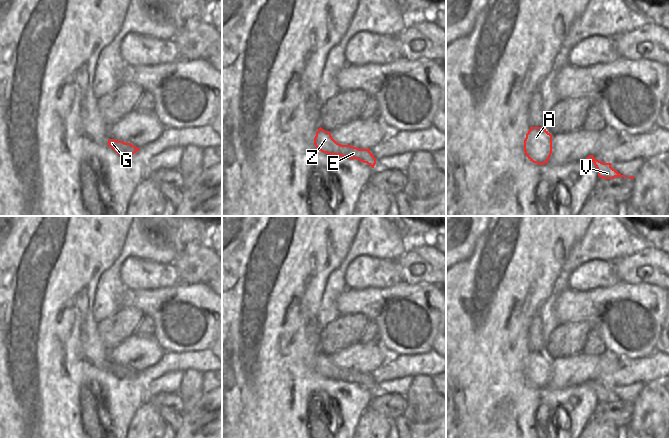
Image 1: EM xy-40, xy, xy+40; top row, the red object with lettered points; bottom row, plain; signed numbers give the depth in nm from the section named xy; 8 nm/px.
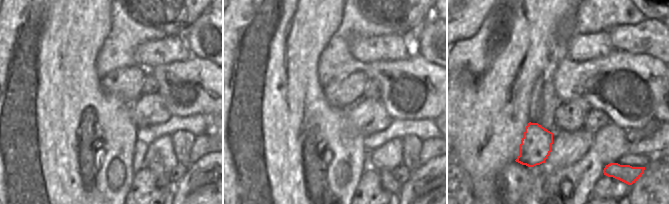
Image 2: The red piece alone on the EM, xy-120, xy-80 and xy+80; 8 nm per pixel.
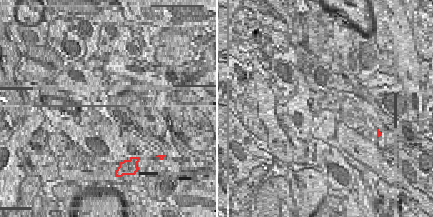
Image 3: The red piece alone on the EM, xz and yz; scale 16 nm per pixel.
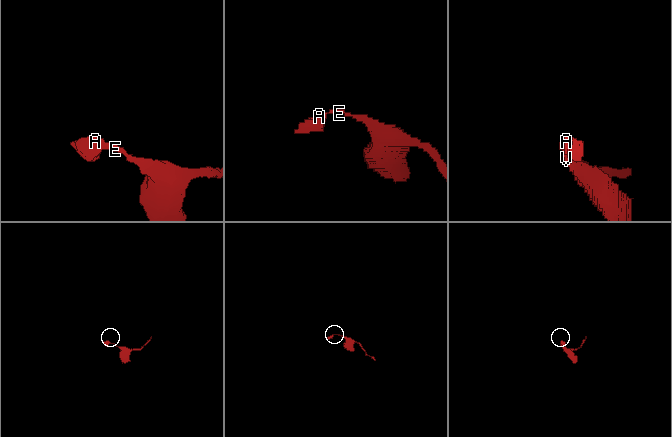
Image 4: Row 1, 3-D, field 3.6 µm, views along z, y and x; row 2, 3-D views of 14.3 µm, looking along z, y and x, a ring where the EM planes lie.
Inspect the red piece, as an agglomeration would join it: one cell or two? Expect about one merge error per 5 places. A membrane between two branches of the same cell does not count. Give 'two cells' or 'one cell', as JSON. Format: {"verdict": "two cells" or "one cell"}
{"verdict": "one cell"}

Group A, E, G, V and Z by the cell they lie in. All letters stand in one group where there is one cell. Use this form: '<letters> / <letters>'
A E G V Z

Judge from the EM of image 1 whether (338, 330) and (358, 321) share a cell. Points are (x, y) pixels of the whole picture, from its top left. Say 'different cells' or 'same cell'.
same cell

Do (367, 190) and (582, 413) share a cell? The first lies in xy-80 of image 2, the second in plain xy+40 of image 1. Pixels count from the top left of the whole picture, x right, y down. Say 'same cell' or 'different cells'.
different cells

